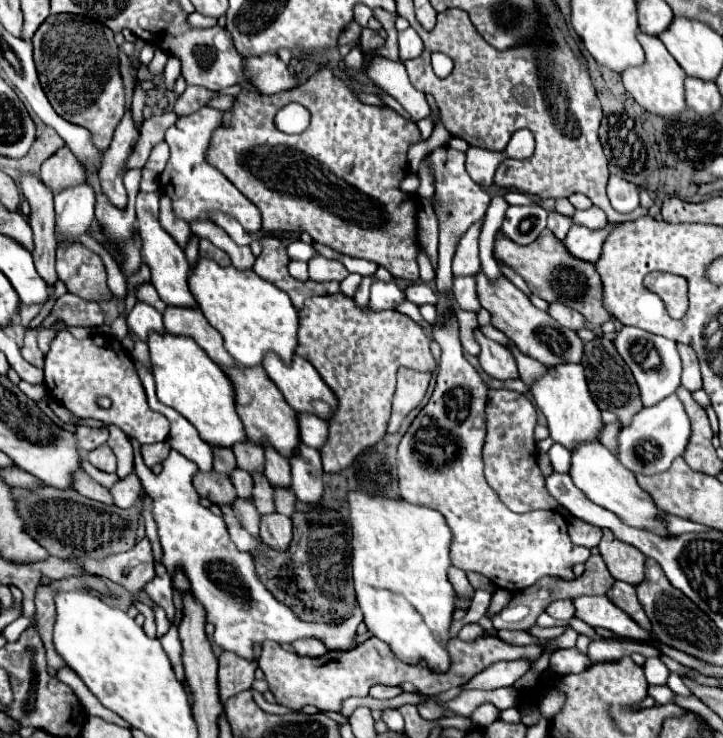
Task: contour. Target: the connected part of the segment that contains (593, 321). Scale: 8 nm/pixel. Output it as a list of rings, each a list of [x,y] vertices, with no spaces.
[[[549,229],[543,231],[543,235],[531,243],[531,247],[519,247],[517,243],[511,243],[509,239],[503,239],[501,233],[495,237],[495,255],[503,259],[509,267],[513,267],[529,285],[531,293],[539,295],[547,303],[563,303],[567,307],[573,307],[585,317],[587,329],[593,331],[597,337],[603,335],[603,315],[607,315],[603,303],[601,303],[601,287],[599,287],[599,275],[595,271],[595,265],[591,263],[579,263],[577,259],[571,259],[567,251],[563,251],[563,243],[553,237]]]

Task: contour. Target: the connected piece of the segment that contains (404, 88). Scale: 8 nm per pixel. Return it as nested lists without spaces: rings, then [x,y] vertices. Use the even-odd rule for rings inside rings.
[[[371,55],[369,65],[367,65],[367,75],[371,77],[371,81],[375,85],[379,85],[391,97],[395,97],[415,121],[421,121],[421,119],[429,117],[431,123],[437,125],[435,113],[431,111],[425,95],[411,85],[403,63],[399,63],[399,61],[393,63],[389,59]]]

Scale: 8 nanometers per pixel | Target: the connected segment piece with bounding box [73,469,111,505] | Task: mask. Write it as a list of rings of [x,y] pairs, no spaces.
[[[83,469],[75,471],[75,475],[73,475],[73,489],[79,495],[83,495],[83,497],[89,497],[89,499],[101,501],[105,505],[111,505],[111,493],[109,493],[109,489],[105,489],[99,483],[95,483]]]

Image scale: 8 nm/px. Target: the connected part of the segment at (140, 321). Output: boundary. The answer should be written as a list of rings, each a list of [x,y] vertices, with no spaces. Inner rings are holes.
[[[137,303],[137,305],[131,309],[131,313],[129,313],[129,317],[127,317],[127,325],[129,325],[129,329],[131,329],[135,335],[139,335],[139,339],[143,339],[143,341],[147,339],[149,331],[165,333],[161,313],[159,313],[155,307],[147,305],[147,303]]]

